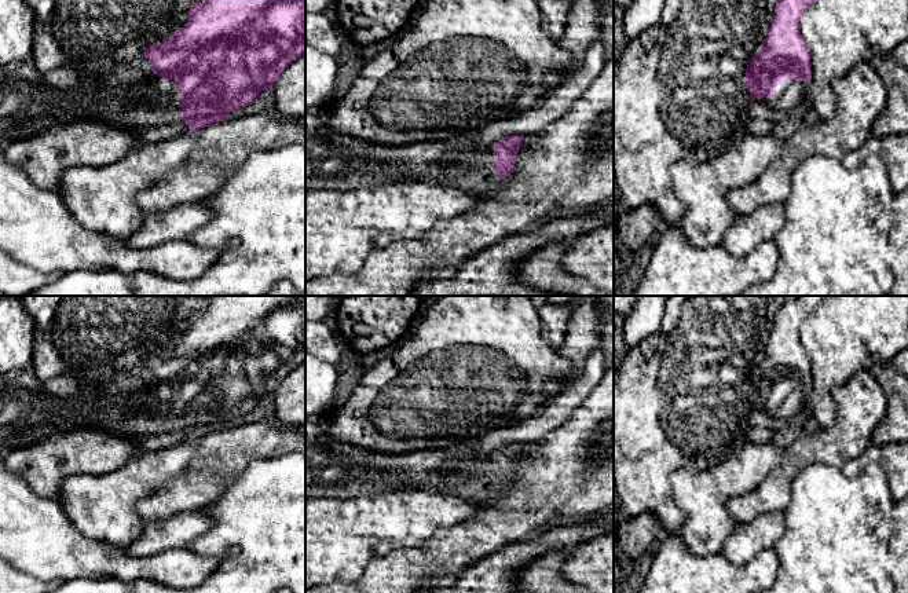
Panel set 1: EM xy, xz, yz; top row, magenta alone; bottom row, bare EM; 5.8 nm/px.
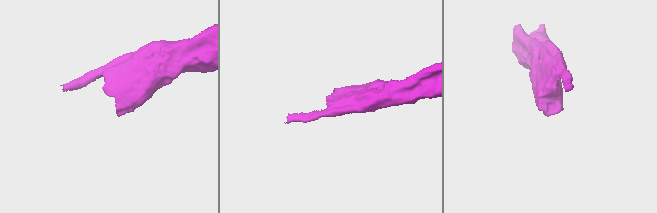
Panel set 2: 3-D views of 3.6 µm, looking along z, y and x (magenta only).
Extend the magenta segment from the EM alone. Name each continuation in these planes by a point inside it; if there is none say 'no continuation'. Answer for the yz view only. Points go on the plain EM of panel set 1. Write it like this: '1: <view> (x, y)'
1: yz (793, 409)

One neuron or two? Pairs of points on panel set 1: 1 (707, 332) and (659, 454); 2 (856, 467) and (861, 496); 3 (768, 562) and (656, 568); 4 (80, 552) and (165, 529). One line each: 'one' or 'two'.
1: one
2: two
3: one
4: two

